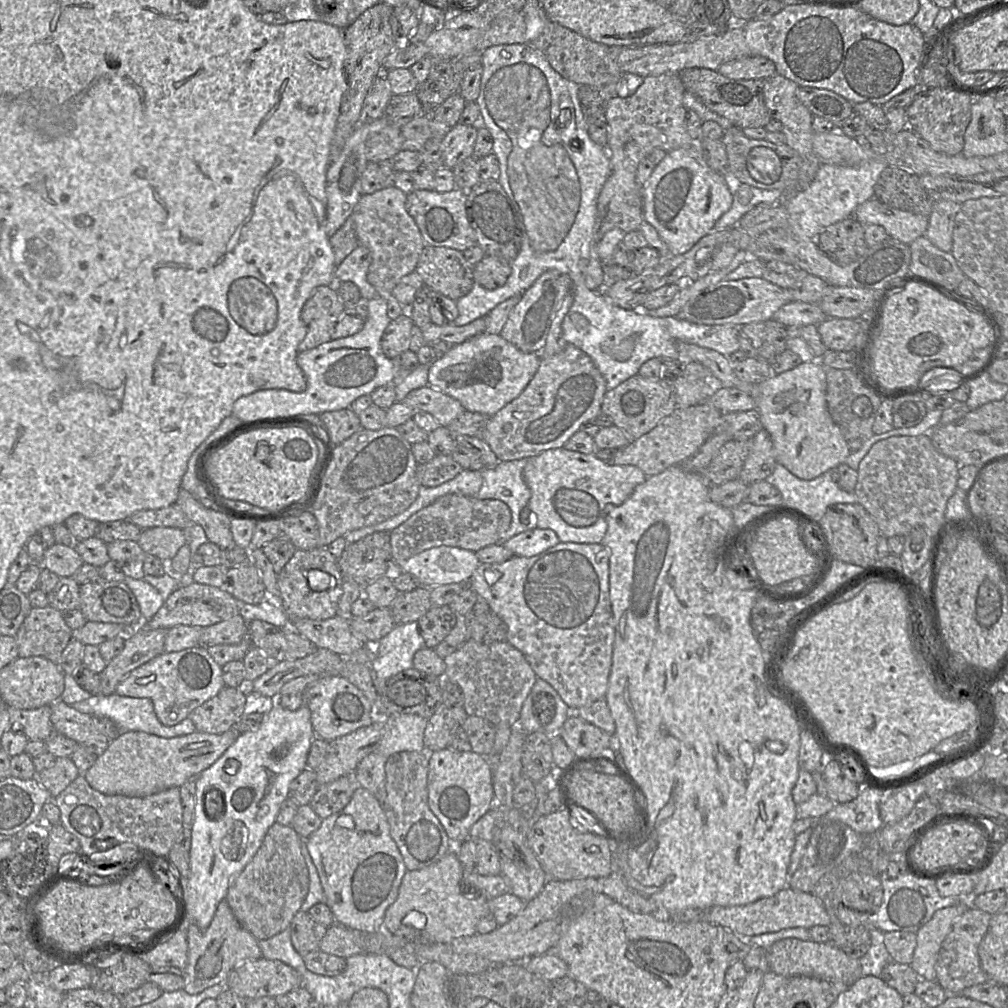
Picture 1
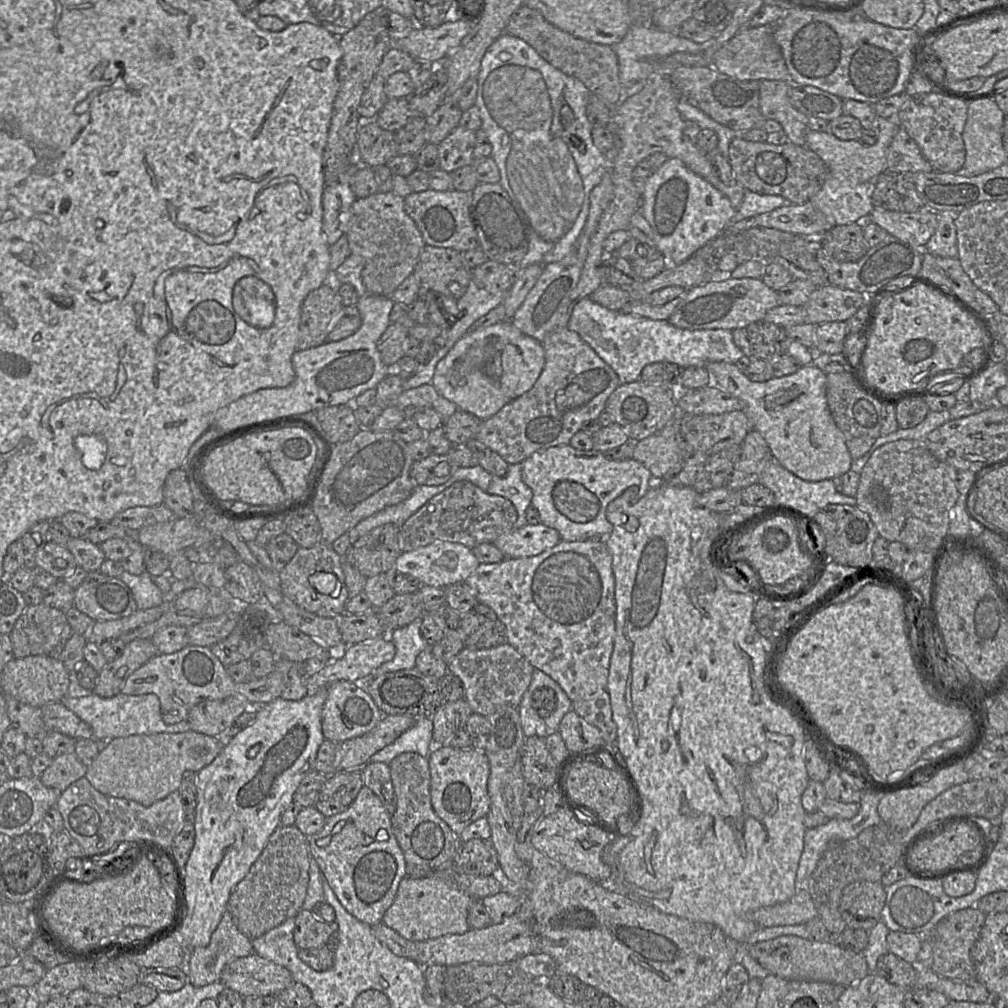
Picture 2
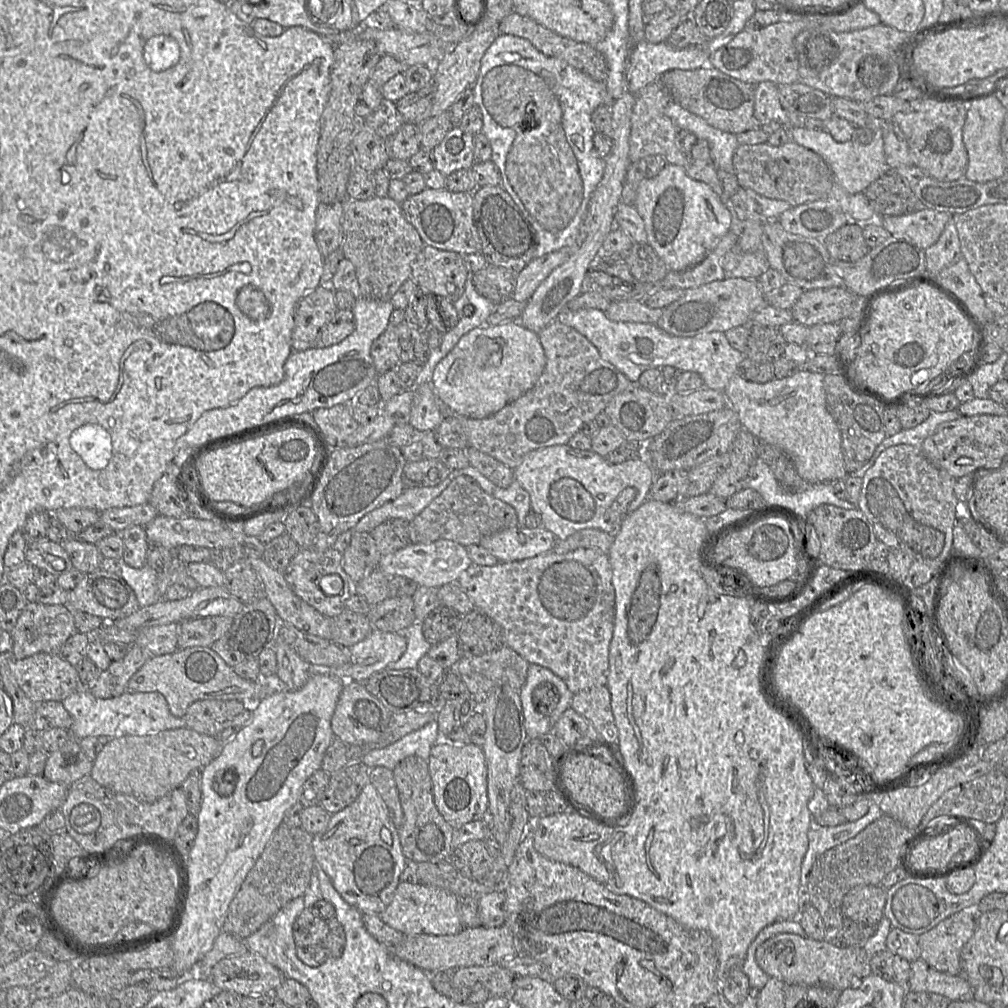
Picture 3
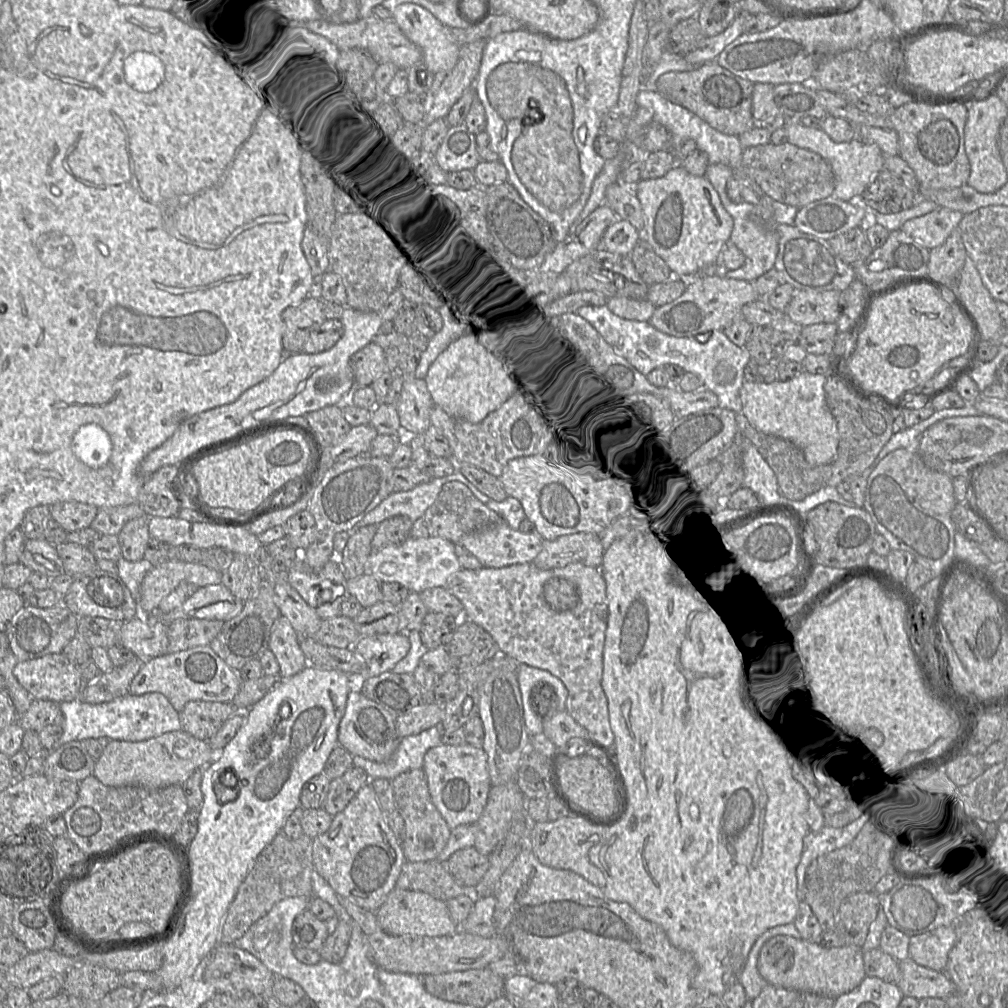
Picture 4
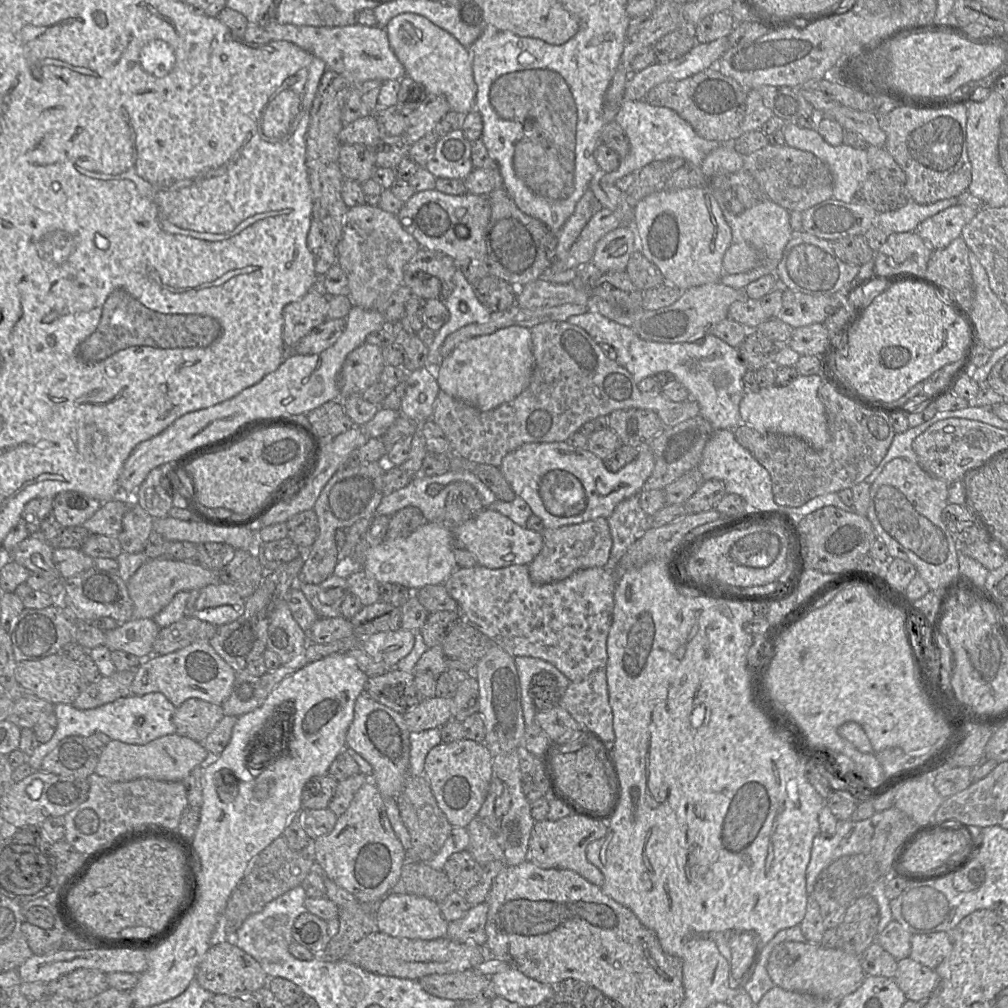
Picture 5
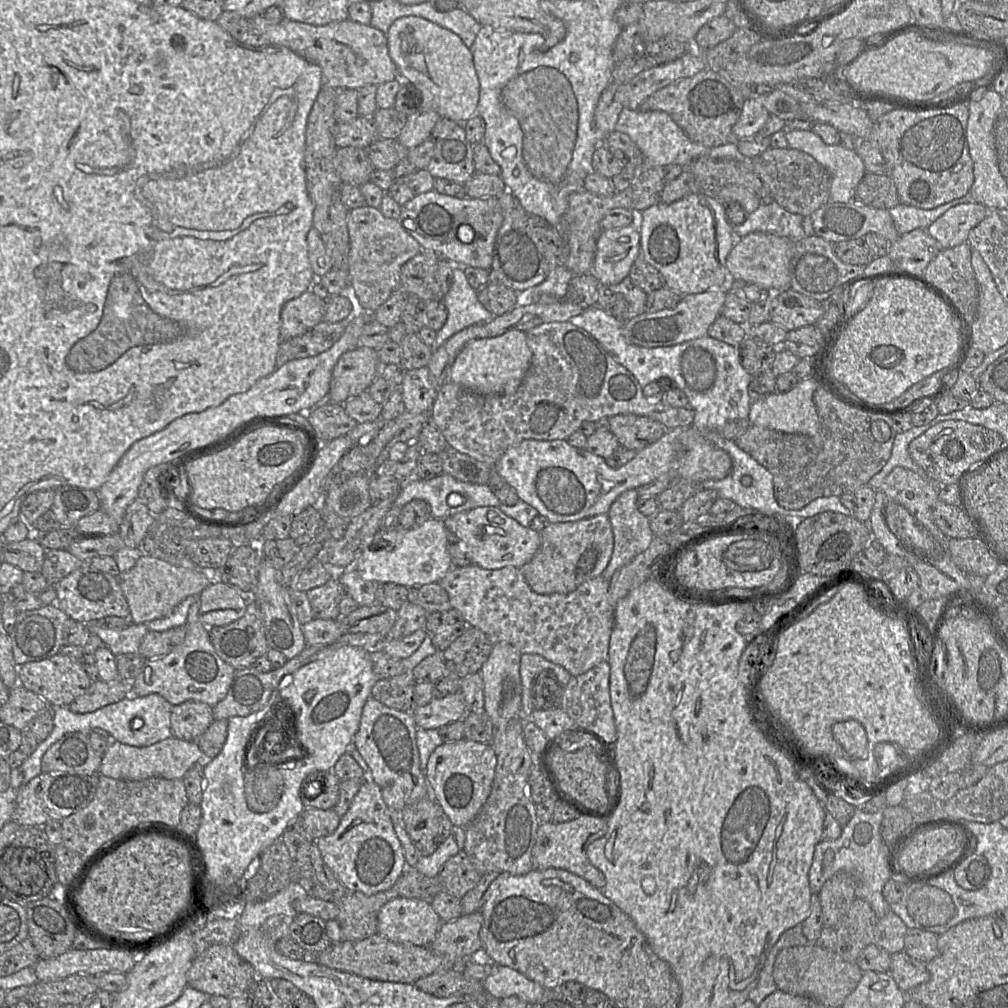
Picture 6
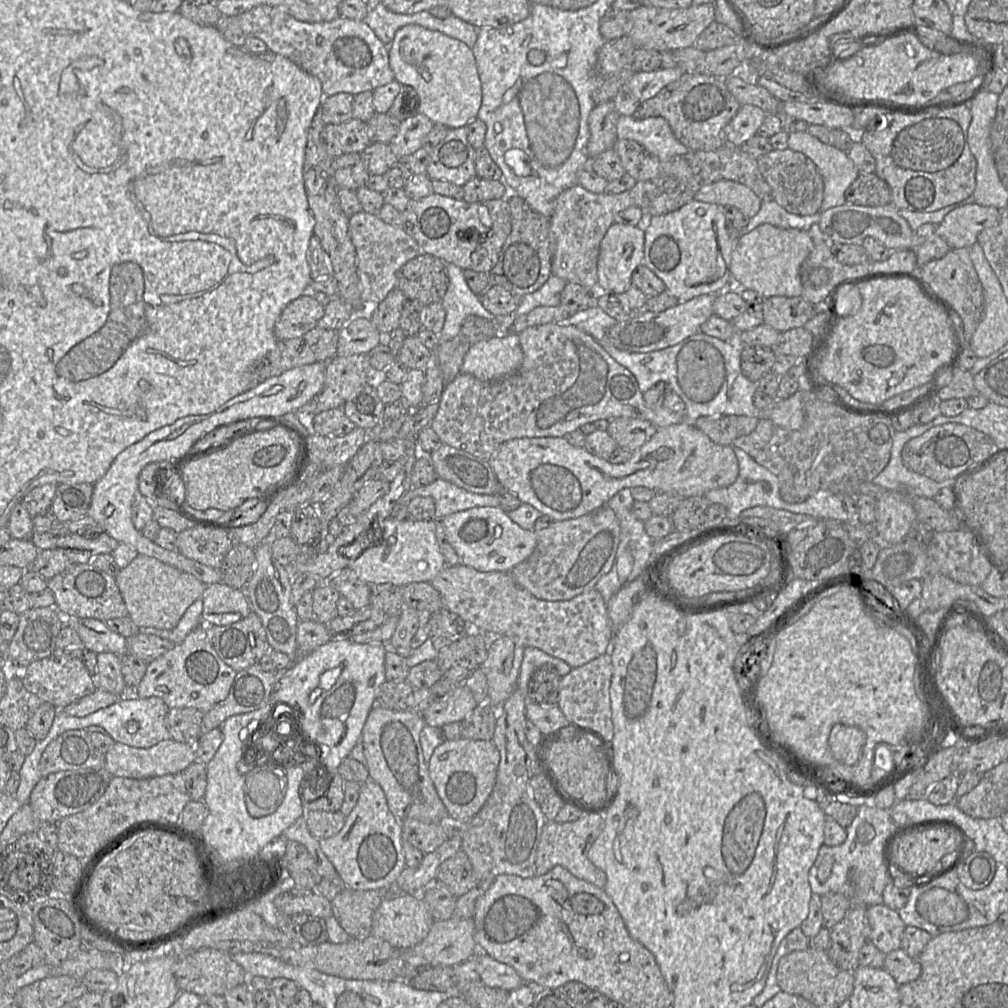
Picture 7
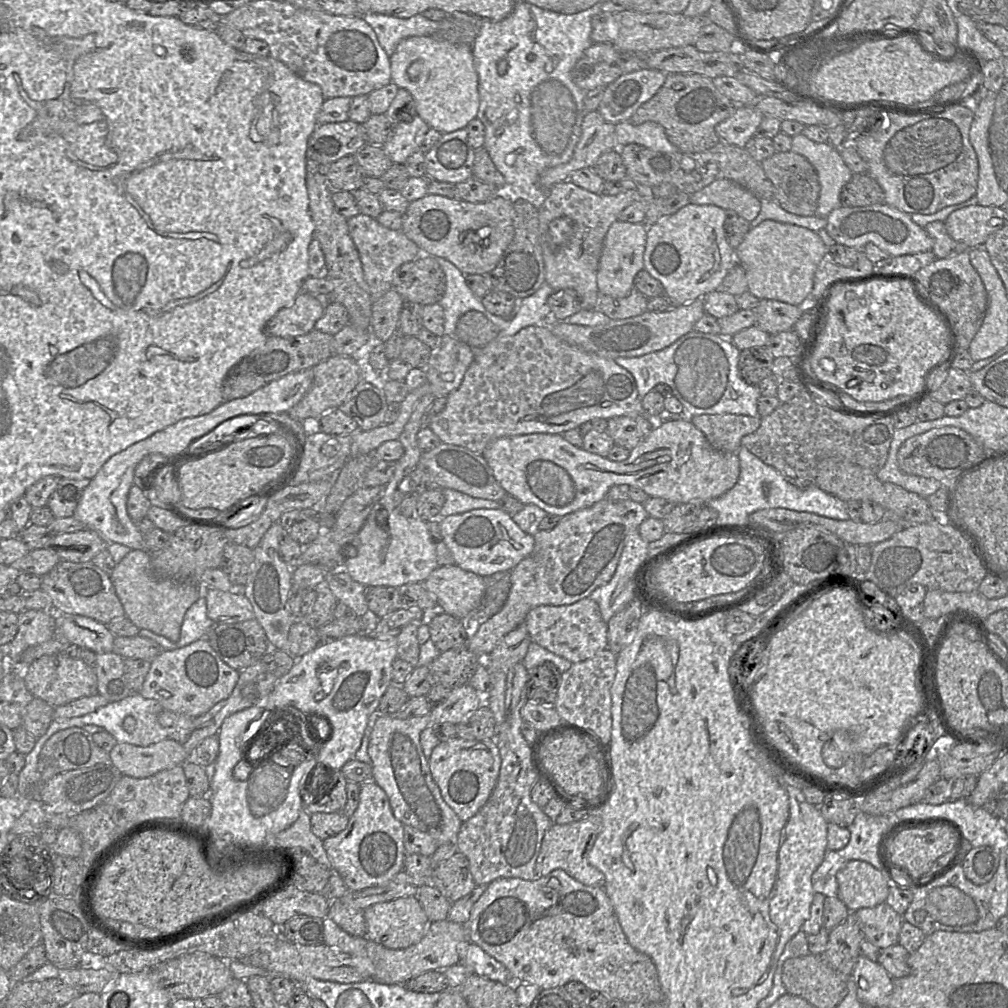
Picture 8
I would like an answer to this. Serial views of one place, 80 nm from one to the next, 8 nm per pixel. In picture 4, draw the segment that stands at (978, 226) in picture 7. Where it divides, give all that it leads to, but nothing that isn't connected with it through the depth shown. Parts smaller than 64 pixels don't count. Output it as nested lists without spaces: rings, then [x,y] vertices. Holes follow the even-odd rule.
[[[938,207],[925,215],[907,220],[900,230],[930,250],[945,242],[963,216],[960,211]]]

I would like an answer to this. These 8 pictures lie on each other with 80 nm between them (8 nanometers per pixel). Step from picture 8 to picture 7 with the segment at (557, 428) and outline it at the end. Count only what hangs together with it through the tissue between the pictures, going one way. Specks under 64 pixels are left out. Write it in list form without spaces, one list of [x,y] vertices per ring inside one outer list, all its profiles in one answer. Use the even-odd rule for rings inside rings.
[[[542,324],[528,327],[519,334],[523,362],[514,373],[493,381],[483,381],[460,373],[446,384],[439,398],[439,408],[431,428],[443,444],[489,461],[501,444],[517,438],[564,437],[587,423],[619,417],[647,420],[657,428],[686,421],[685,412],[645,404],[634,375],[617,363],[591,335],[573,325]]]

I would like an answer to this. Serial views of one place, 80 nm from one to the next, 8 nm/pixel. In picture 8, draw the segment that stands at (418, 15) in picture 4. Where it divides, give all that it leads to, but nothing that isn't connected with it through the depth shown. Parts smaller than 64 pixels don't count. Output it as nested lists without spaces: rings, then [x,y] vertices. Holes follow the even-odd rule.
[[[431,35],[412,36],[401,40],[389,59],[391,81],[399,88],[406,89],[412,95],[418,116],[430,128],[441,133],[449,133],[467,128],[469,122],[477,118],[480,97],[478,75],[474,66],[471,45],[451,43]]]

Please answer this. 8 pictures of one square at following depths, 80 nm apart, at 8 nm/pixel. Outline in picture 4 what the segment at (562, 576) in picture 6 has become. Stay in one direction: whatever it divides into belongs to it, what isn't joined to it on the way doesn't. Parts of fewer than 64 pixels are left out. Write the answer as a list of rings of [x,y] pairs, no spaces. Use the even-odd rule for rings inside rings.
[[[578,532],[552,541],[544,540],[542,550],[532,563],[542,570],[561,568],[575,562],[600,568],[604,552],[599,535]]]

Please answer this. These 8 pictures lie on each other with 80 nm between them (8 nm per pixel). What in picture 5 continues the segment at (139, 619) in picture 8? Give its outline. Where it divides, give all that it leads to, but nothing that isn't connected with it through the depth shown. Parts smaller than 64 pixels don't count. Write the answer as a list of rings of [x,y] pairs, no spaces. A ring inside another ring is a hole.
[[[172,558],[147,559],[128,579],[126,587],[133,602],[133,618],[153,618],[180,591],[200,590],[219,582],[217,572],[211,571],[196,561],[181,561]]]

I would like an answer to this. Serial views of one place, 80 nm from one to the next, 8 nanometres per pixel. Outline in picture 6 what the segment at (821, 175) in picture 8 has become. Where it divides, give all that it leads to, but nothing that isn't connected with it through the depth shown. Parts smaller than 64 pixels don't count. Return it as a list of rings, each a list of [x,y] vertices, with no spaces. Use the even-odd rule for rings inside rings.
[[[786,131],[788,147],[812,156],[830,174],[829,201],[849,203],[853,192],[866,173],[856,151],[840,145],[828,145],[813,131]]]

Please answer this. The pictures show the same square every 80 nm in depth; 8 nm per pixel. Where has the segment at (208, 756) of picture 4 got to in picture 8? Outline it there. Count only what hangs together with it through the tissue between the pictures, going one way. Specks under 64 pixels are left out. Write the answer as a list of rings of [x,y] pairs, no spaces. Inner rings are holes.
[[[169,738],[146,747],[117,743],[109,757],[122,775],[133,778],[147,778],[188,761],[183,745]]]

